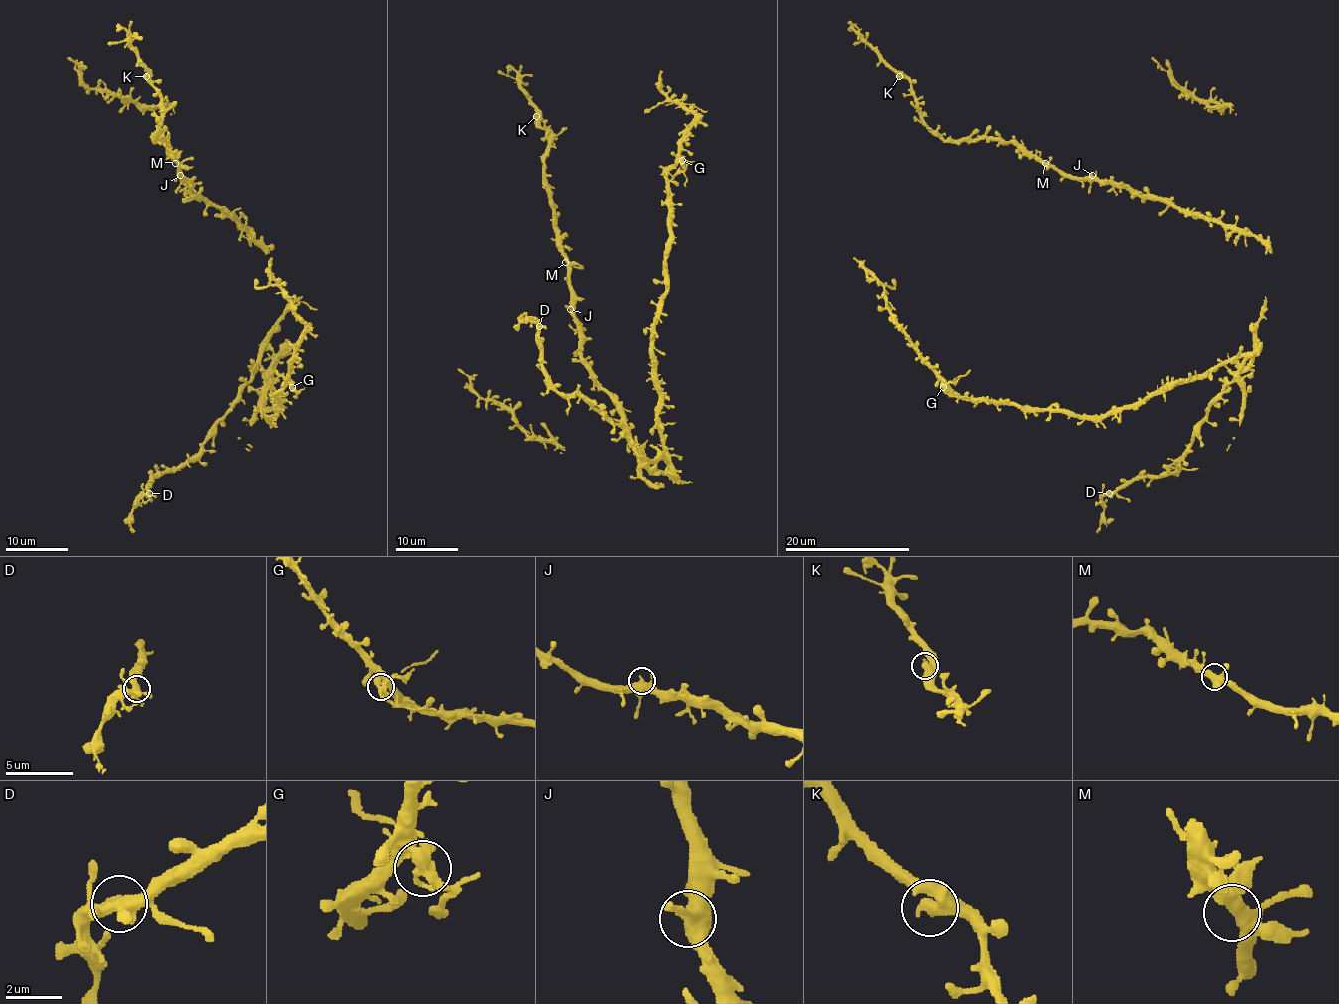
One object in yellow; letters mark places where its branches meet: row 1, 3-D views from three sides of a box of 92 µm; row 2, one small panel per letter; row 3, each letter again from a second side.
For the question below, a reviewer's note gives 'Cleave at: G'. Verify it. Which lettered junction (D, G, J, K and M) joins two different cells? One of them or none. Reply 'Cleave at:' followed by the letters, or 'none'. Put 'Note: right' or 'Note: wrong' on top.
Note: right
Cleave at: G

